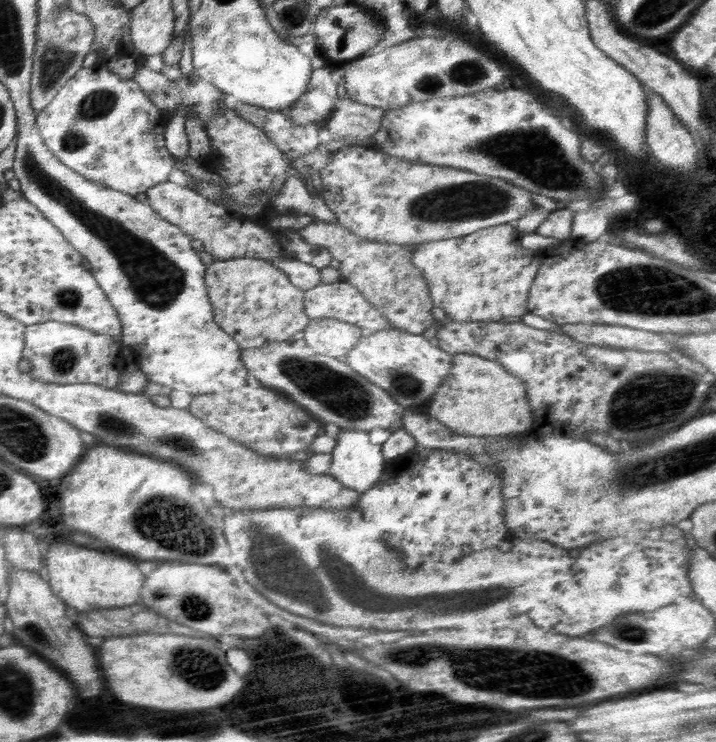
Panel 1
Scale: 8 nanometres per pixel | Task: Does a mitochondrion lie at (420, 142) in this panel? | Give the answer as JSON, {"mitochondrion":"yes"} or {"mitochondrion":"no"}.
{"mitochondrion":"no"}

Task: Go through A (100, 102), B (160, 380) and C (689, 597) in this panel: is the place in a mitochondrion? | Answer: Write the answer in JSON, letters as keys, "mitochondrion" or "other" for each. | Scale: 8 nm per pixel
{"A":"mitochondrion","B":"other","C":"other"}

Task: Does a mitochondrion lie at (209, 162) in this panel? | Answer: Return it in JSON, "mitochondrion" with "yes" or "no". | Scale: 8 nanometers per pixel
{"mitochondrion":"no"}

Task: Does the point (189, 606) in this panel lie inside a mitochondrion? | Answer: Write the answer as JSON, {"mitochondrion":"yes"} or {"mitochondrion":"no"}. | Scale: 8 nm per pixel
{"mitochondrion":"yes"}

